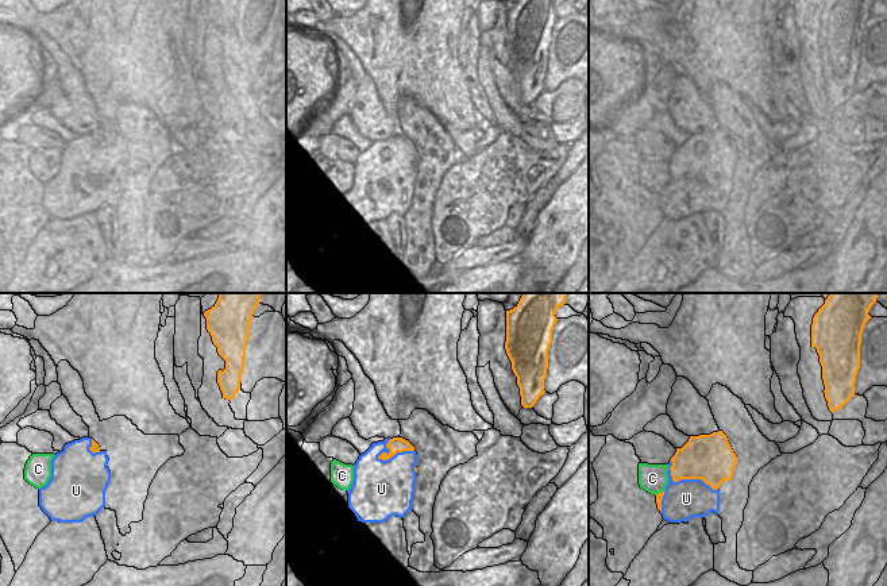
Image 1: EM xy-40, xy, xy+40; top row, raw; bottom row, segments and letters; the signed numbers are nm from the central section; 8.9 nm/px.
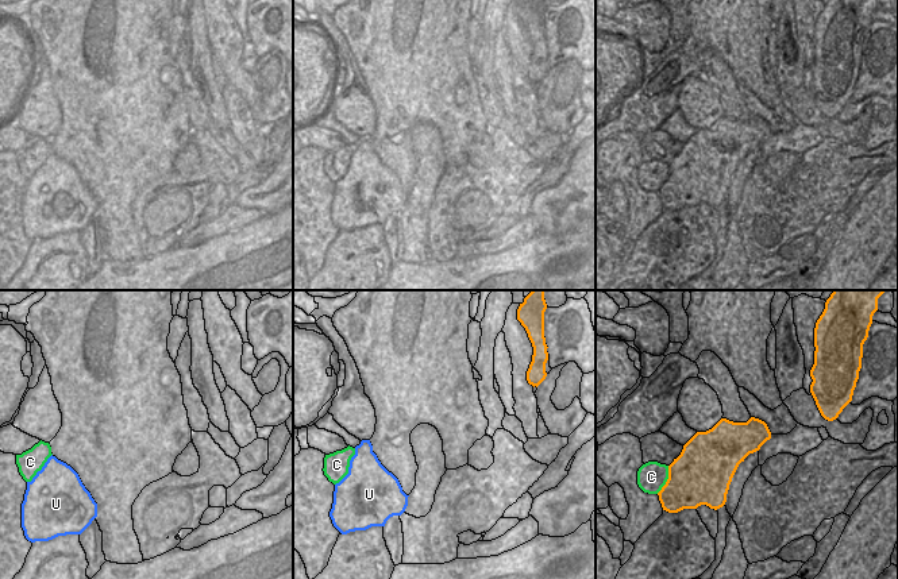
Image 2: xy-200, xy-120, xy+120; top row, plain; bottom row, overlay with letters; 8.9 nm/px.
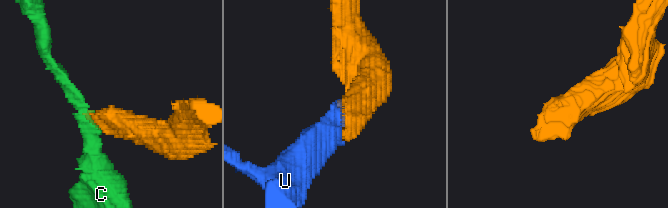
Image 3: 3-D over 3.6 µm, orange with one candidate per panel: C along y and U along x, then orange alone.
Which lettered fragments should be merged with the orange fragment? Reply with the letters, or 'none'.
U

